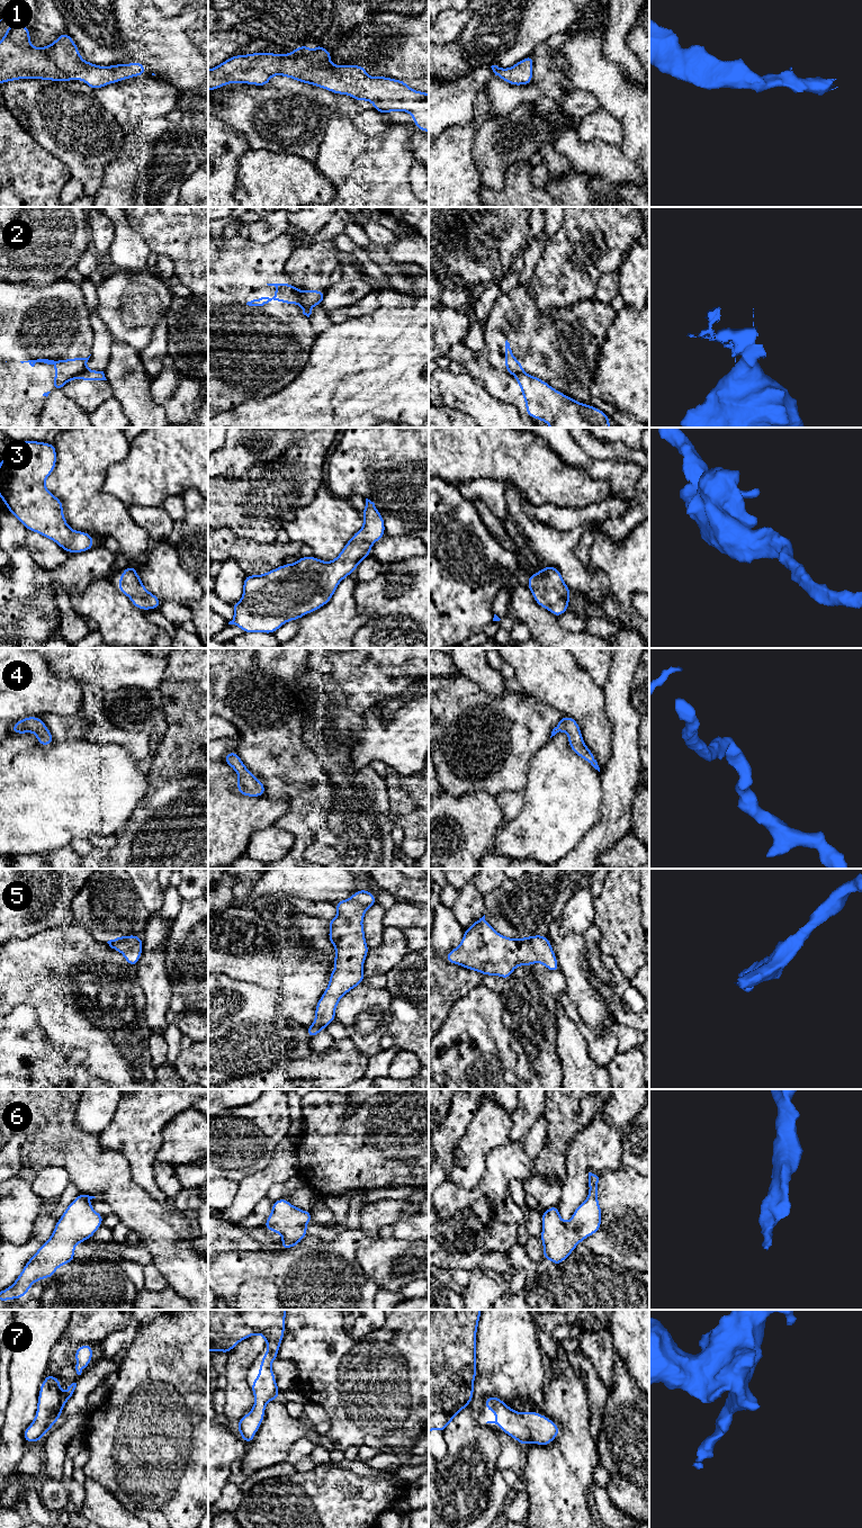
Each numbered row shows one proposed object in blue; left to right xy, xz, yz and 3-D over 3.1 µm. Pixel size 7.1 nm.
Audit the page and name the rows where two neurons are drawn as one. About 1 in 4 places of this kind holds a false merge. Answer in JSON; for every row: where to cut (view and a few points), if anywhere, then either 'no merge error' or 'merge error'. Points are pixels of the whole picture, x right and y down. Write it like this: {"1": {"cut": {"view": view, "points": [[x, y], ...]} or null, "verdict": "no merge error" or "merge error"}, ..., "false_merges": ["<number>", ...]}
{"1": {"cut": null, "verdict": "no merge error"}, "2": {"cut": {"view": "xy", "points": [[87, 369], [69, 379]]}, "verdict": "merge error"}, "3": {"cut": null, "verdict": "no merge error"}, "4": {"cut": null, "verdict": "no merge error"}, "5": {"cut": null, "verdict": "no merge error"}, "6": {"cut": null, "verdict": "no merge error"}, "7": {"cut": null, "verdict": "no merge error"}, "false_merges": ["2"]}

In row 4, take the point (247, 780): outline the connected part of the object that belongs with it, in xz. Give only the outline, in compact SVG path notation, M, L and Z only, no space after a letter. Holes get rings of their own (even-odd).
M230 752L225 755L223 762L227 763L237 773L239 782L236 790L245 797L266 796L264 784L255 778L243 764L236 752Z

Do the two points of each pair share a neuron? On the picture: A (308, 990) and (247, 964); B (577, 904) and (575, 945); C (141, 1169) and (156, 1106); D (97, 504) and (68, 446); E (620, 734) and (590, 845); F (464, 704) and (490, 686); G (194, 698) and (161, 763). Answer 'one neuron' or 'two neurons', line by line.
A: one neuron
B: two neurons
C: one neuron
D: one neuron
E: one neuron
F: two neurons
G: one neuron

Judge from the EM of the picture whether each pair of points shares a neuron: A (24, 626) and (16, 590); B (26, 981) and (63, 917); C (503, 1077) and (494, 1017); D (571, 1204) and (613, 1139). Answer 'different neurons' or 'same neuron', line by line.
A: different neurons
B: different neurons
C: same neuron
D: same neuron

